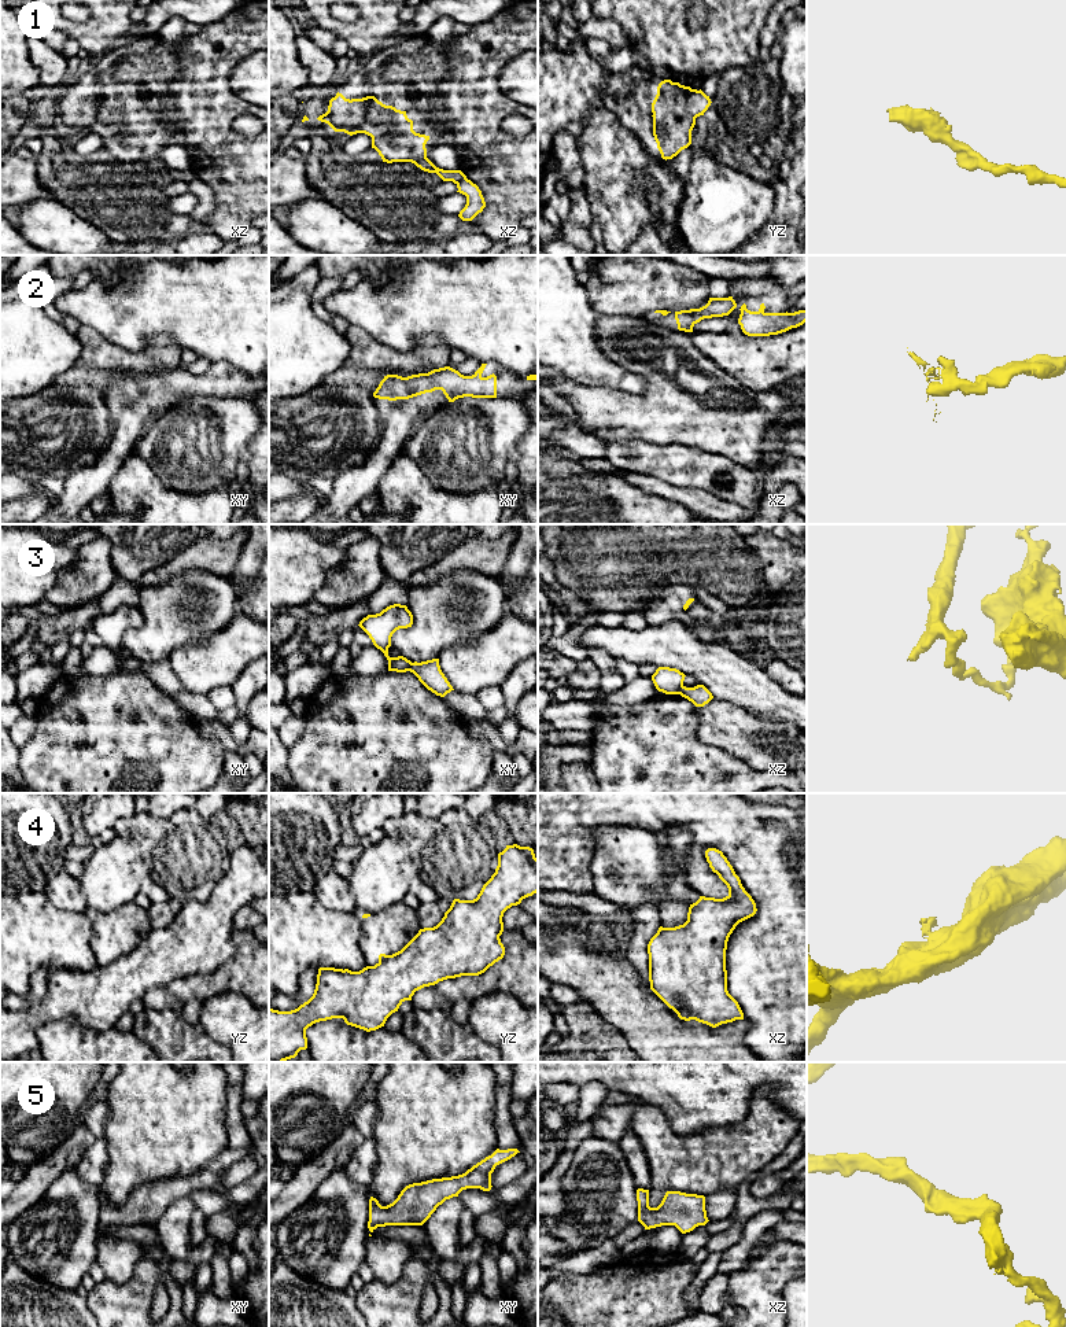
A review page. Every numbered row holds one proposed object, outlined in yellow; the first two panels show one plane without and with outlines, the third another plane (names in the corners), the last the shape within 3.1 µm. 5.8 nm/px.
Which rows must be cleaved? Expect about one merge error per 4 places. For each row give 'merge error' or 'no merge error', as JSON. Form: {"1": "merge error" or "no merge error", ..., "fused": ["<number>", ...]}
{"1": "no merge error", "2": "no merge error", "3": "merge error", "4": "merge error", "5": "no merge error", "fused": ["3", "4"]}

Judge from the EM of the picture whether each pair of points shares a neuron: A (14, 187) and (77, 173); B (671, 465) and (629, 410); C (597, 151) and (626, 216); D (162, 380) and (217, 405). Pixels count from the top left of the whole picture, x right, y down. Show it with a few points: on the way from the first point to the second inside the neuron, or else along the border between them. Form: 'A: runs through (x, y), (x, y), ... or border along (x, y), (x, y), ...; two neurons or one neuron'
A: border along (44, 187), (58, 198); two neurons
B: border along (624, 438), (688, 446); two neurons
C: runs through (613, 168), (624, 184), (624, 199); one neuron
D: border along (227, 397), (190, 397), (184, 402); two neurons

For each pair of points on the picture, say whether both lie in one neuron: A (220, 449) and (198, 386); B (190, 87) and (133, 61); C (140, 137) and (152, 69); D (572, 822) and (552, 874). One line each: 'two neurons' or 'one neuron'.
A: two neurons
B: two neurons
C: one neuron
D: one neuron

